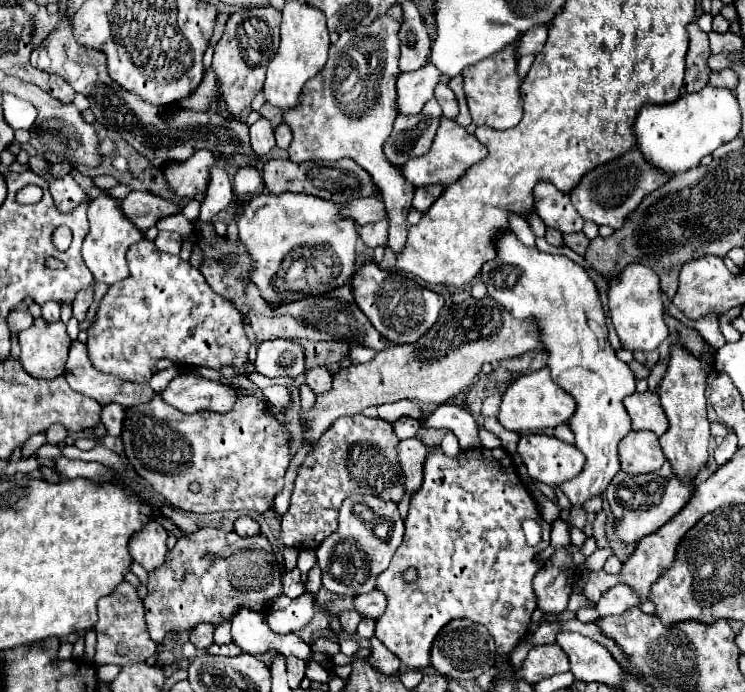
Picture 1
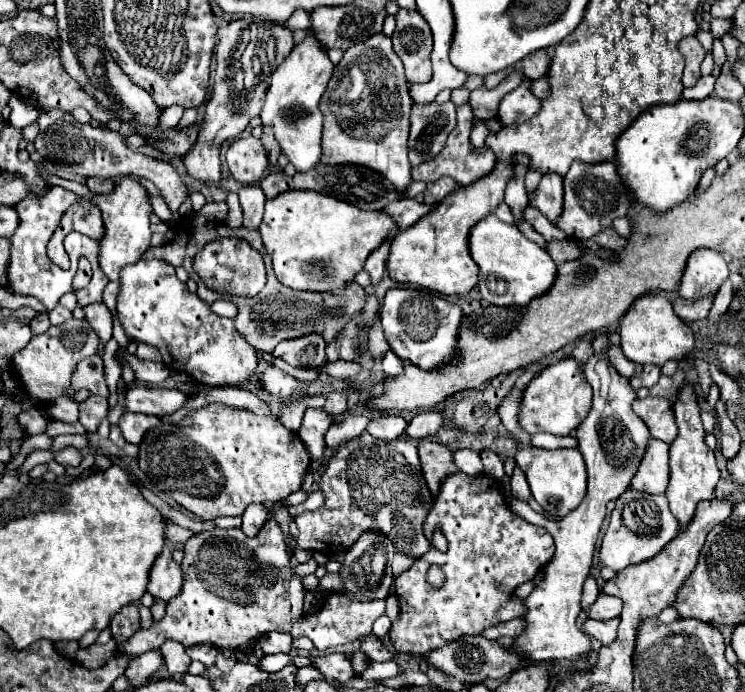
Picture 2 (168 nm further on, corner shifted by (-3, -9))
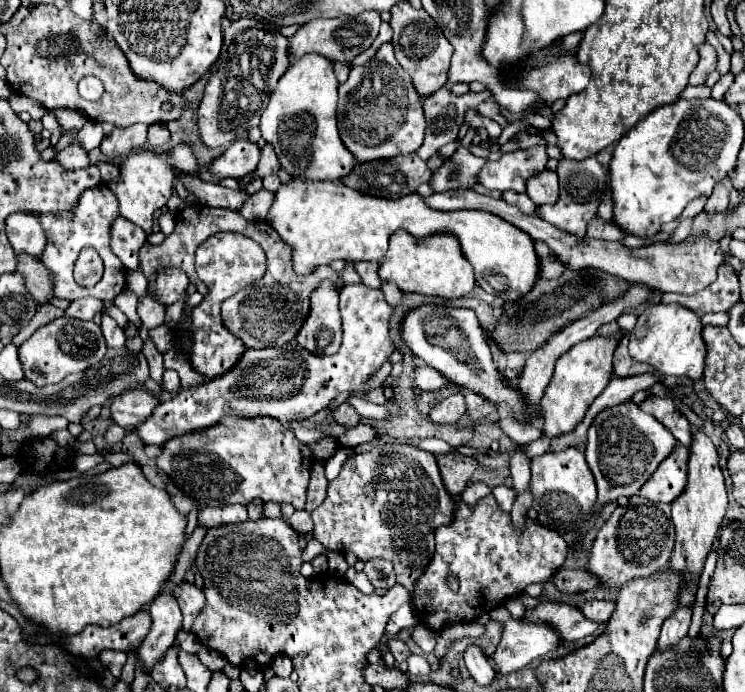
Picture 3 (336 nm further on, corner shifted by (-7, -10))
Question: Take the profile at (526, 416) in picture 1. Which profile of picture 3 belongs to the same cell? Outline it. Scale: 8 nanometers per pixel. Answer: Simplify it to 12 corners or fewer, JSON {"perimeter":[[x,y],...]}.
{"perimeter":[[618,338],[556,362],[540,402],[548,438],[572,432],[612,374]]}

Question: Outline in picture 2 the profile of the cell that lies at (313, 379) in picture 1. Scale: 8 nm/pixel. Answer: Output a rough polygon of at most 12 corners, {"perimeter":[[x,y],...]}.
{"perimeter":[[326,393],[324,411],[342,415],[346,397],[342,393]]}

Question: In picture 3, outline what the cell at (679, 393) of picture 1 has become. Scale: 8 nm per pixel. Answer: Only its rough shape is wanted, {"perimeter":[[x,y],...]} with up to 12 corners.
{"perimeter":[[694,432],[684,494],[672,502],[670,570],[680,606],[724,524],[728,496],[716,446]]}

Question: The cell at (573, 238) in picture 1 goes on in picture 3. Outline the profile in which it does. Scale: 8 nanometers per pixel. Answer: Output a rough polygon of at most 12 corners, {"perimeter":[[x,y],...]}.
{"perimeter":[[536,242],[542,278],[558,278],[566,264],[558,260],[546,248]]}

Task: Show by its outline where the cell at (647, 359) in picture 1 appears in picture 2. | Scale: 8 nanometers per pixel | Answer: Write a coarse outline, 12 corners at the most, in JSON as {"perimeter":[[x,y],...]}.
{"perimeter":[[644,365],[640,375],[630,377],[634,389],[658,383],[660,369]]}

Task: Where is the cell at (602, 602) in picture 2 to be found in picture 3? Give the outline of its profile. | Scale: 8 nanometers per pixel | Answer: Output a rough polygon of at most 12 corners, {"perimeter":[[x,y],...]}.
{"perimeter":[[592,600],[580,606],[594,622],[608,622],[614,600]]}

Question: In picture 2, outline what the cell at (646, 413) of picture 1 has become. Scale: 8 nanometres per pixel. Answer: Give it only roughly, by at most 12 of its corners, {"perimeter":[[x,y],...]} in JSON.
{"perimeter":[[636,399],[632,409],[652,437],[672,443],[678,435],[672,401]]}

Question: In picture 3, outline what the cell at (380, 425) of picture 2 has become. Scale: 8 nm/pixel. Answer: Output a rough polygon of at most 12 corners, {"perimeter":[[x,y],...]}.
{"perimeter":[[358,424],[344,432],[338,442],[346,448],[376,438],[376,428]]}

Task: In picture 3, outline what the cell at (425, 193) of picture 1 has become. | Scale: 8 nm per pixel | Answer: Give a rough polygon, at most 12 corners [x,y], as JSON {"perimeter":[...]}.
{"perimeter":[[460,146],[434,172],[430,188],[472,188],[486,158]]}

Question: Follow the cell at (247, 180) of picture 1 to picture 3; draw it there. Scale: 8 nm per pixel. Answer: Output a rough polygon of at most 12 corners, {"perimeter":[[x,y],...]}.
{"perimeter":[[236,140],[210,166],[218,178],[244,178],[256,170],[260,148]]}

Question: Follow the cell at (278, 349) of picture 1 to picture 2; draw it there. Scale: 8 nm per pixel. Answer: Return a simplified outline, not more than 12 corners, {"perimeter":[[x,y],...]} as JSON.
{"perimeter":[[320,333],[282,341],[274,355],[292,367],[322,367]]}

